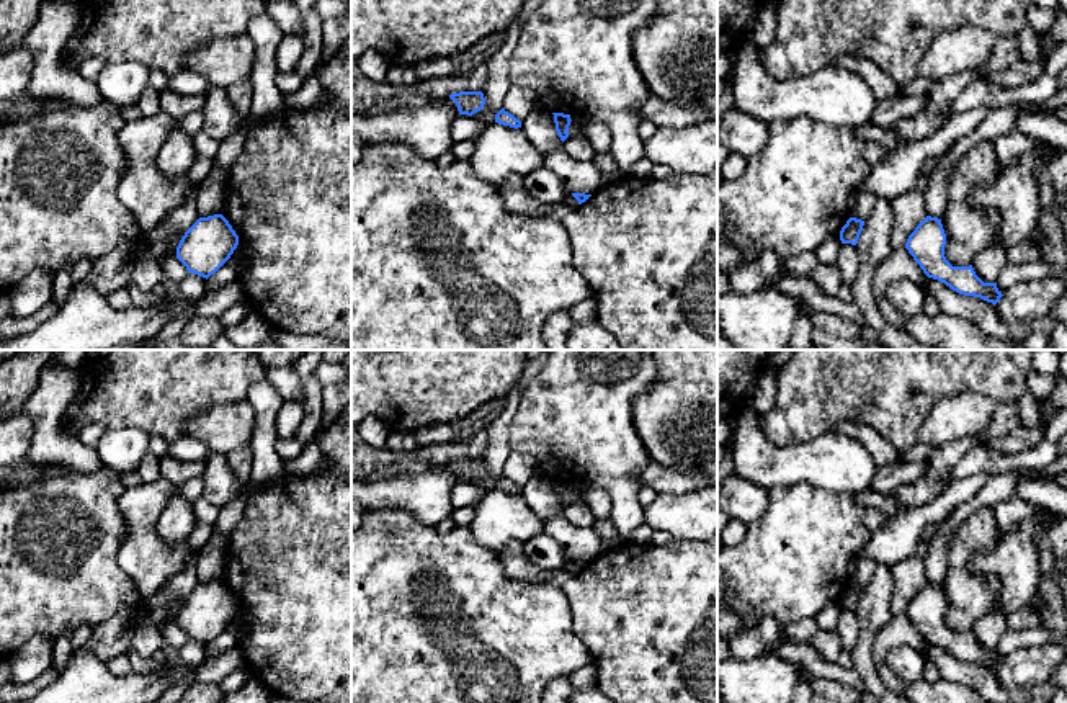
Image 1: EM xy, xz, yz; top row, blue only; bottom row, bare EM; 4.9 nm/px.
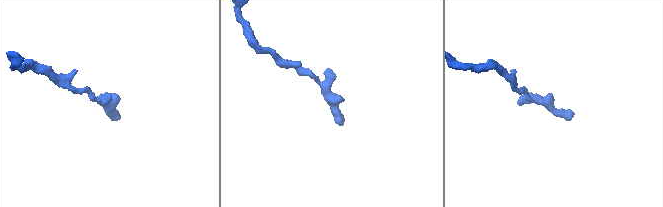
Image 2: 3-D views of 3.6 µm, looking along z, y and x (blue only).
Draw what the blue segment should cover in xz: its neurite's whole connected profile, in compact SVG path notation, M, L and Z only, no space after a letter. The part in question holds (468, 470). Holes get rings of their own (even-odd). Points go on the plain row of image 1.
M459 458L451 459L449 464L458 471L459 481L472 482L480 477L485 471L482 458Z

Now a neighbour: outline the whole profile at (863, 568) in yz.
M861 551L856 556L856 559L853 561L850 584L866 587L871 582L876 569L877 569L877 562L874 559L868 557Z

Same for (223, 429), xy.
M247 401L221 404L196 414L185 430L186 437L199 440L212 453L227 454L250 445L255 412Z

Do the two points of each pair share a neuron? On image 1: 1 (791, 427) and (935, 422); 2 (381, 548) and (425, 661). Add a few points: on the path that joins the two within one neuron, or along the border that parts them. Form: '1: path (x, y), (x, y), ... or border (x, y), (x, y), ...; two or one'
1: border (951, 396), (941, 398), (930, 409), (917, 440); two
2: path (392, 576), (392, 628), (397, 633); one

